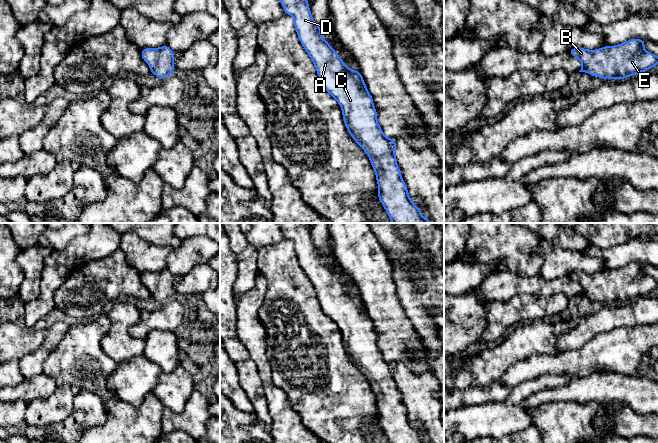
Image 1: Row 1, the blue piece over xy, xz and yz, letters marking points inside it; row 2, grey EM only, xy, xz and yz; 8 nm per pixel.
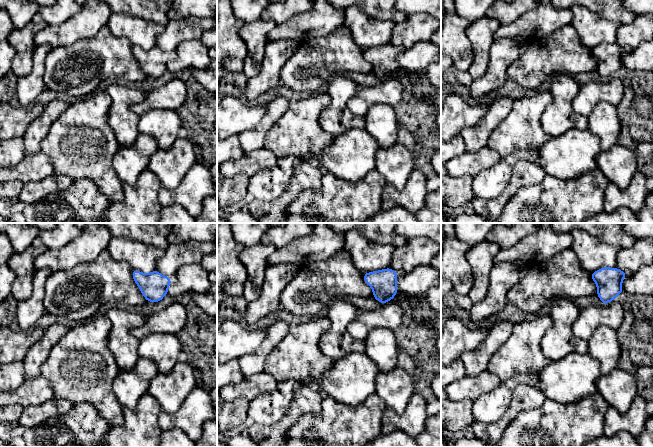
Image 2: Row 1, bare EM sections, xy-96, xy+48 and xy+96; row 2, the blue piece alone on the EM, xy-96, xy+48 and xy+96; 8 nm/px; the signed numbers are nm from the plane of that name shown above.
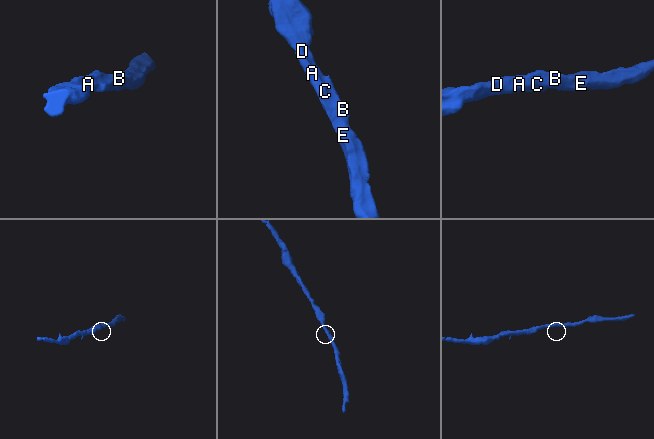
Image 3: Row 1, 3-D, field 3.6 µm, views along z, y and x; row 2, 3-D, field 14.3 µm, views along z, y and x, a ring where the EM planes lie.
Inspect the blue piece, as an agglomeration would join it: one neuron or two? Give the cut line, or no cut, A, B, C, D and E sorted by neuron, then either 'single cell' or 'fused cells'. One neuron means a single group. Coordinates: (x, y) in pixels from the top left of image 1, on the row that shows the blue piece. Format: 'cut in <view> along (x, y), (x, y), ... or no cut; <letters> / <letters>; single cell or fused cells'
no cut; A B C D E; single cell

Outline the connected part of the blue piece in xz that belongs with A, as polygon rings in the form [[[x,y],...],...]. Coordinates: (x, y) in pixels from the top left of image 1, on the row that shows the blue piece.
[[[279,0],[285,14],[294,18],[294,26],[299,41],[310,56],[324,89],[337,100],[344,119],[344,124],[356,143],[368,155],[376,174],[378,198],[385,208],[392,223],[430,223],[424,218],[411,200],[407,185],[402,179],[396,163],[396,141],[384,135],[378,121],[377,111],[373,104],[363,77],[359,71],[348,68],[335,50],[321,36],[322,29],[312,18],[307,0]]]

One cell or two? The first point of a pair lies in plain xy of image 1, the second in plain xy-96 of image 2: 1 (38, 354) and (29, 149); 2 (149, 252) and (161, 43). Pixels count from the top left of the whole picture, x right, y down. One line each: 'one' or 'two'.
1: one
2: two

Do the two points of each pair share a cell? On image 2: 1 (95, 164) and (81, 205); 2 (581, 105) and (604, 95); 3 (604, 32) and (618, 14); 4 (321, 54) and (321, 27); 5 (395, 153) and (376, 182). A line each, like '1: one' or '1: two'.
1: two
2: one
3: two
4: two
5: two

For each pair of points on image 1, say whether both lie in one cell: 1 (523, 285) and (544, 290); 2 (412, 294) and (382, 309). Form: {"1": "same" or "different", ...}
{"1": "same", "2": "different"}

